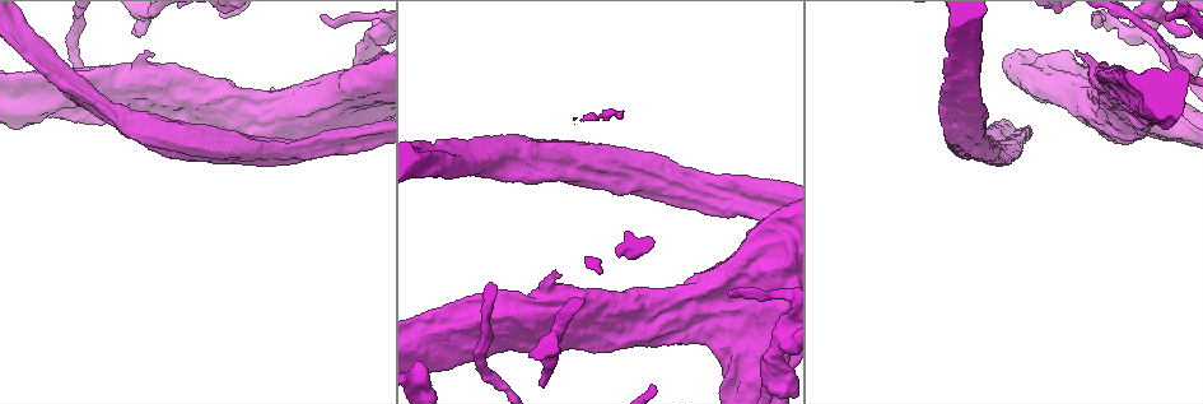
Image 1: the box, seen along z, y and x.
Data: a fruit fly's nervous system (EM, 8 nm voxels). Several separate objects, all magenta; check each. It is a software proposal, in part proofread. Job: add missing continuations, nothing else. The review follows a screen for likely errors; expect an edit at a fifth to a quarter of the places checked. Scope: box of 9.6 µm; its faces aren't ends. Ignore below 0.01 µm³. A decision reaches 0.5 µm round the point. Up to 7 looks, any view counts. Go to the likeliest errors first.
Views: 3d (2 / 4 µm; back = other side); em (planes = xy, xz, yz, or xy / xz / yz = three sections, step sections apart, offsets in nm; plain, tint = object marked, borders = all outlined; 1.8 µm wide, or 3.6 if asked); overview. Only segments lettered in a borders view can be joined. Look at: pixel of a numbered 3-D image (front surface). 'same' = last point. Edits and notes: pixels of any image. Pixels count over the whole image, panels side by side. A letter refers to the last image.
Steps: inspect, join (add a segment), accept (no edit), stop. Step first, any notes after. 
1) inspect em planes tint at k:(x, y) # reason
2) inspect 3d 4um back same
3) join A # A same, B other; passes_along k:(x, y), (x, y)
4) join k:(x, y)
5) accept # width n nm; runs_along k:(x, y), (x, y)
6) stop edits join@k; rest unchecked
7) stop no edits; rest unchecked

inspect em planes borders at 1:(448, 140) # stops while still wide

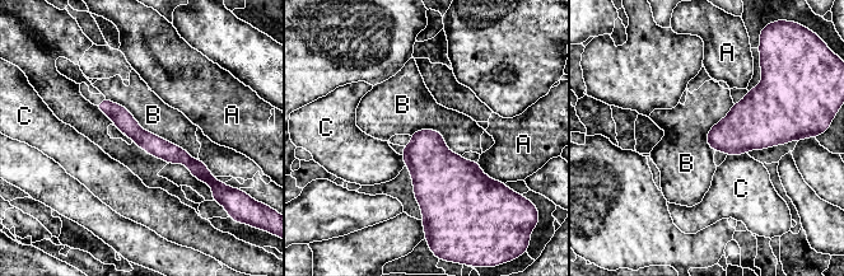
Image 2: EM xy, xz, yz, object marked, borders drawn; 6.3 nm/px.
accept # A other, B other, C other; border 2:(106, 97), (199, 159); none of them fits

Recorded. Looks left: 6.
inspect 3d 4um at 1:(768, 242) # calibre changes

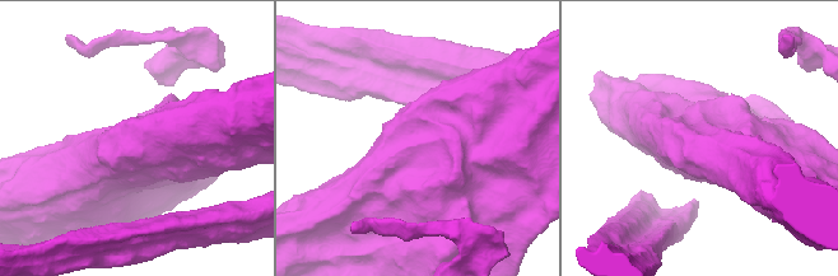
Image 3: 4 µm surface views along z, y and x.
inspect em planes tint at 3:(422, 139) # need the tissue

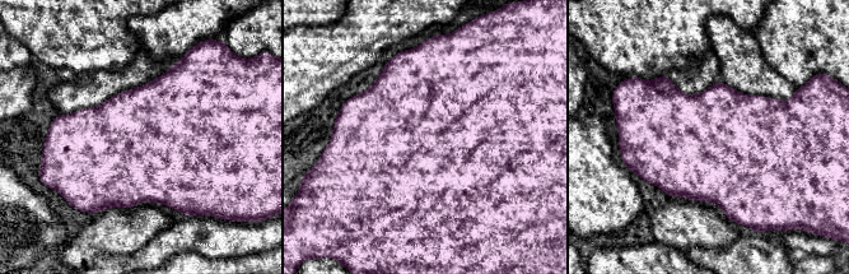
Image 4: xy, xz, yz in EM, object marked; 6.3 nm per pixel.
inspect em planes borders same

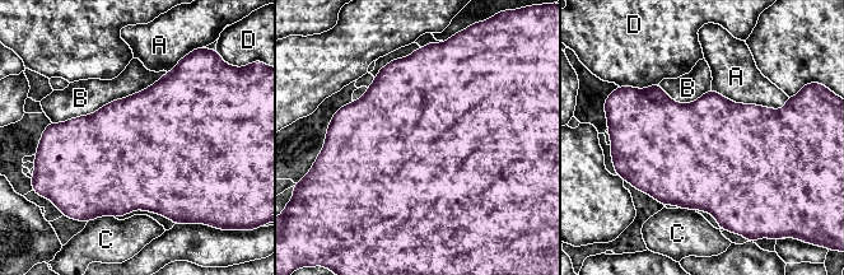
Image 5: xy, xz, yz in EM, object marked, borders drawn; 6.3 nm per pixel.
accept # width 700 nm; longest_contact B 800 nm; A other, B other, C other, D other; none of them fits

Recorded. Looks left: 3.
inspect em xy step 16 borders at 1:(328, 137) # stops while still wide

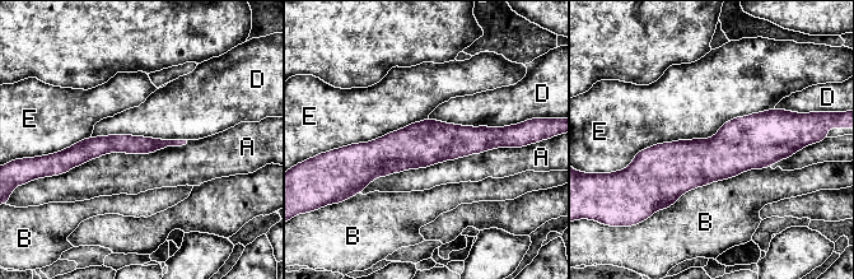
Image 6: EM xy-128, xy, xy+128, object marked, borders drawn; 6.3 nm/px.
accept # A other, B other, D other, E other; border 6:(90, 136), (130, 134), (186, 140); none of them fits

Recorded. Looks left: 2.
stop no edits; rest unchecked

